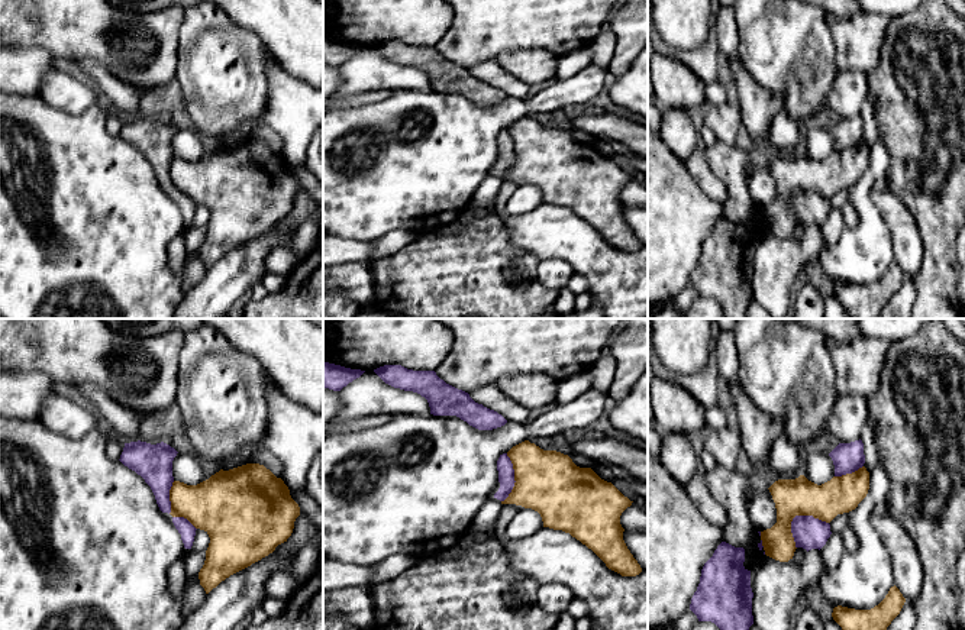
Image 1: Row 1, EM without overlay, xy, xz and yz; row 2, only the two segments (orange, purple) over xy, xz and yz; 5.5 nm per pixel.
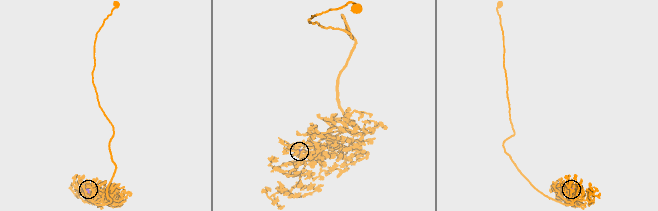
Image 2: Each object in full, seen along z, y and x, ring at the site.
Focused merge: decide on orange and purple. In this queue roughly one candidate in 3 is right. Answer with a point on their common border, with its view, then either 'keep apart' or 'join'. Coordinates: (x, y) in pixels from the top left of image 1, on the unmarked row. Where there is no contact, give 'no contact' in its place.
meets orange in yz at (796, 190); keep apart

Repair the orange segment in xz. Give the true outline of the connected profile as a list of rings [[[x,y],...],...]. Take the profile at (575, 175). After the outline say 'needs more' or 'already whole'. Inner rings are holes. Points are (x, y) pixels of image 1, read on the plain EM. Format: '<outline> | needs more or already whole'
[[[525,116],[513,122],[507,132],[514,145],[514,162],[501,180],[516,180],[538,187],[543,203],[562,206],[591,224],[609,245],[622,252],[642,248],[623,216],[622,188],[632,181],[611,158],[601,155],[591,143],[577,142],[568,130],[543,126]]] | already whole

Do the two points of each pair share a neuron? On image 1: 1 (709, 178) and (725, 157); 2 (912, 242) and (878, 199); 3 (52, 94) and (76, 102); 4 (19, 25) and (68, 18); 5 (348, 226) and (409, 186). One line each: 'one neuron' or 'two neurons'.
1: two neurons
2: one neuron
3: one neuron
4: one neuron
5: one neuron

